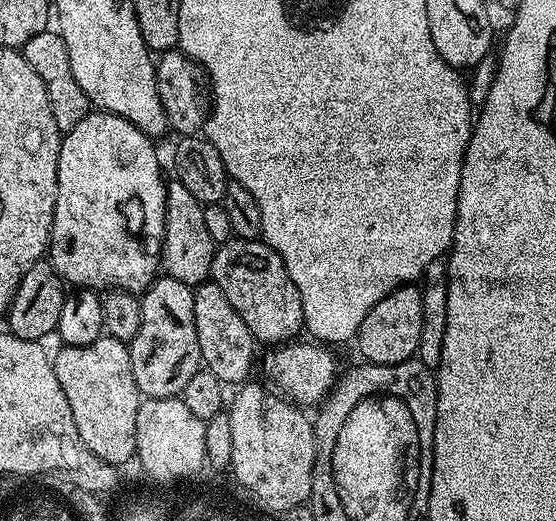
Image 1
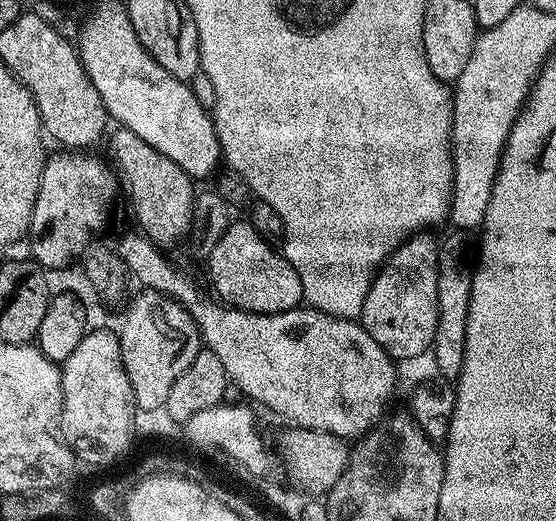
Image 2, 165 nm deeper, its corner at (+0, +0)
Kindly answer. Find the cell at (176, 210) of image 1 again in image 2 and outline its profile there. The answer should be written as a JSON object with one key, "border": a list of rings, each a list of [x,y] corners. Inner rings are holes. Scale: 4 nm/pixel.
{"border":[[[117,127],[112,136],[112,156],[116,159],[115,171],[118,173],[122,192],[132,203],[132,212],[140,223],[139,231],[147,240],[161,250],[169,250],[181,239],[187,237],[192,225],[192,207],[197,189],[192,188],[193,177],[188,176],[166,154],[158,154],[154,146],[142,142],[134,130]]]}

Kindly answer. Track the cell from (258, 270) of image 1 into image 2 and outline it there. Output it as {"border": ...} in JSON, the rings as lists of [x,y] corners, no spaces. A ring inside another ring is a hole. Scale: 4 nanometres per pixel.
{"border":[[[233,222],[228,225],[226,234],[218,238],[218,246],[206,257],[208,264],[208,276],[212,279],[212,288],[217,292],[219,299],[225,305],[240,308],[244,312],[261,312],[262,314],[274,314],[275,312],[285,312],[291,308],[301,307],[304,300],[302,282],[298,274],[290,266],[290,262],[285,260],[279,251],[276,252],[269,241],[260,237],[252,225],[247,222]]]}

